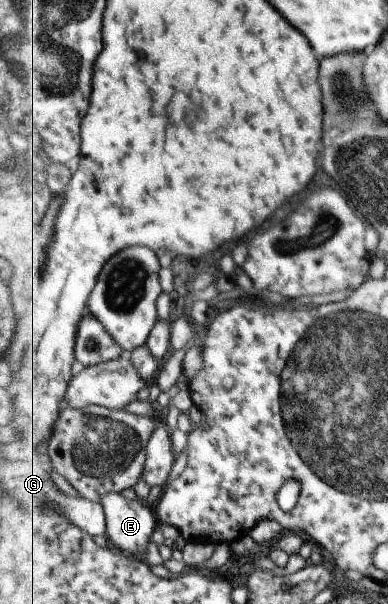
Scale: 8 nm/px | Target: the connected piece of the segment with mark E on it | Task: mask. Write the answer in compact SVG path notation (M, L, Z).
M122 492L108 493L102 505L107 519L106 536L114 545L132 555L148 553L152 533L160 526L152 509L139 498L129 499Z

